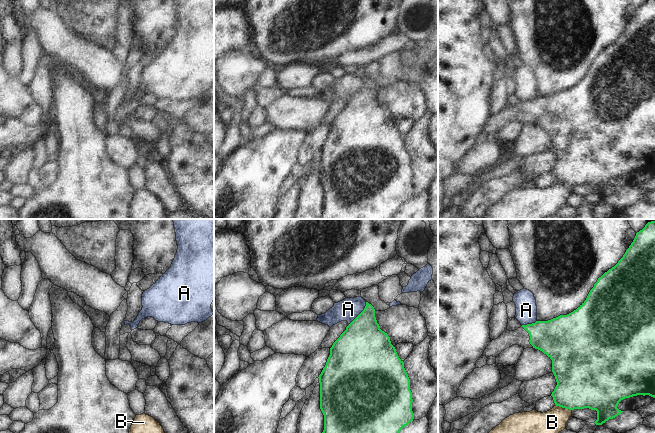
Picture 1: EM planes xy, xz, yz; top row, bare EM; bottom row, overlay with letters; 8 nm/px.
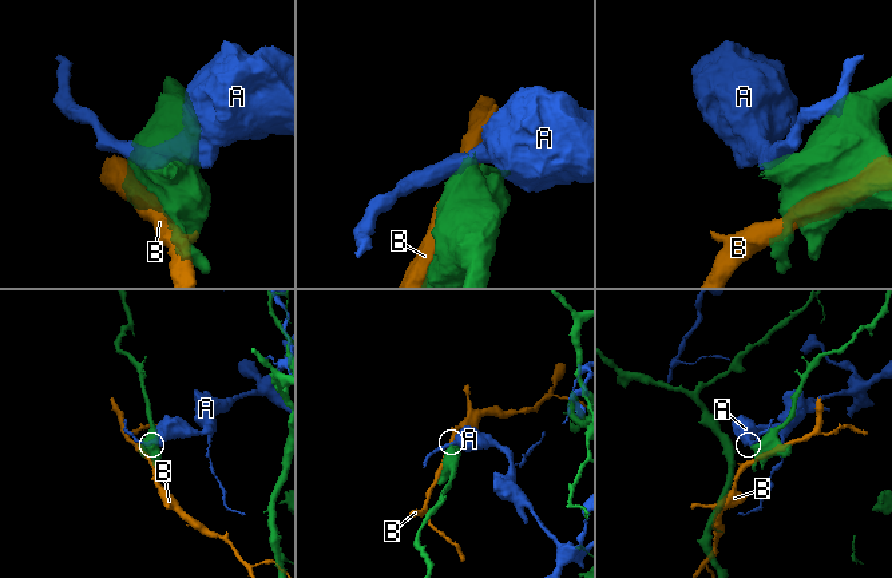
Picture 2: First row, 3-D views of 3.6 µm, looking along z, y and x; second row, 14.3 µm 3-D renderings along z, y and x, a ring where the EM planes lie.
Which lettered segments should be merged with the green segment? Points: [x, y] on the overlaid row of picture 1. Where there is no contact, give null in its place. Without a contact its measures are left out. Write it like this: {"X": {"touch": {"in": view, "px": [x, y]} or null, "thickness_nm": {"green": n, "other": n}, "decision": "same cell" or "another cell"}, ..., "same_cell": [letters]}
{"A": {"touch": {"in": "xz", "px": [360, 313]}, "thickness_nm": {"green": 380, "other": 180}, "decision": "another cell"}, "B": {"touch": {"in": "yz", "px": [563, 407]}, "thickness_nm": {"green": 400, "other": 190}, "decision": "another cell"}, "same_cell": []}

